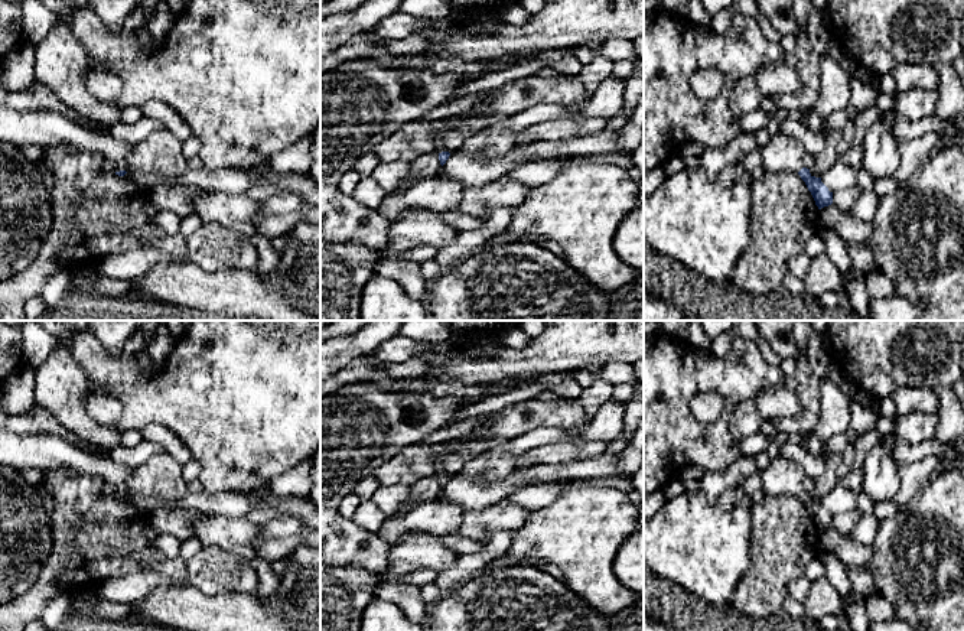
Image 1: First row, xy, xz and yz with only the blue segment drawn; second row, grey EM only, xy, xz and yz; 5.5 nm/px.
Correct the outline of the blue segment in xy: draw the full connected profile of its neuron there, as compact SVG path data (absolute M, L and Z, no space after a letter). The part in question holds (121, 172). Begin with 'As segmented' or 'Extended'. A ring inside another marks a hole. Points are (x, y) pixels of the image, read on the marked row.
Extended. M0 107L0 142L19 147L71 144L113 160L115 175L127 173L126 156L134 144L114 139L107 129L89 129L52 110L17 111Z

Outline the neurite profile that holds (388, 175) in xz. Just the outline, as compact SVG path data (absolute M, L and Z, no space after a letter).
M404 160L380 162L371 178L387 193L393 193L403 182L410 178L410 163Z

